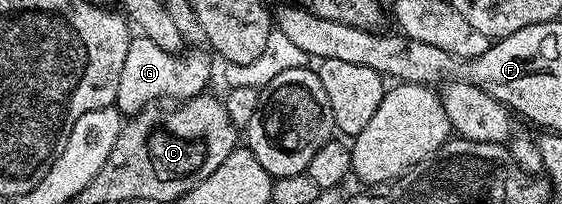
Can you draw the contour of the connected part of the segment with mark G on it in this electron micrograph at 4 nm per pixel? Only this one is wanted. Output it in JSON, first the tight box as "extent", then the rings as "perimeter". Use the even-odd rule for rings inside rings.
{"extent":[114,35,212,118],"perimeter":[[[132,35],[129,54],[125,54],[125,66],[121,66],[121,79],[117,82],[114,107],[118,108],[124,117],[130,118],[136,116],[142,108],[147,108],[156,102],[192,100],[206,89],[203,87],[211,76],[212,57],[204,52],[187,50],[176,55],[174,52],[161,50],[157,42],[153,42],[145,35]]]}

